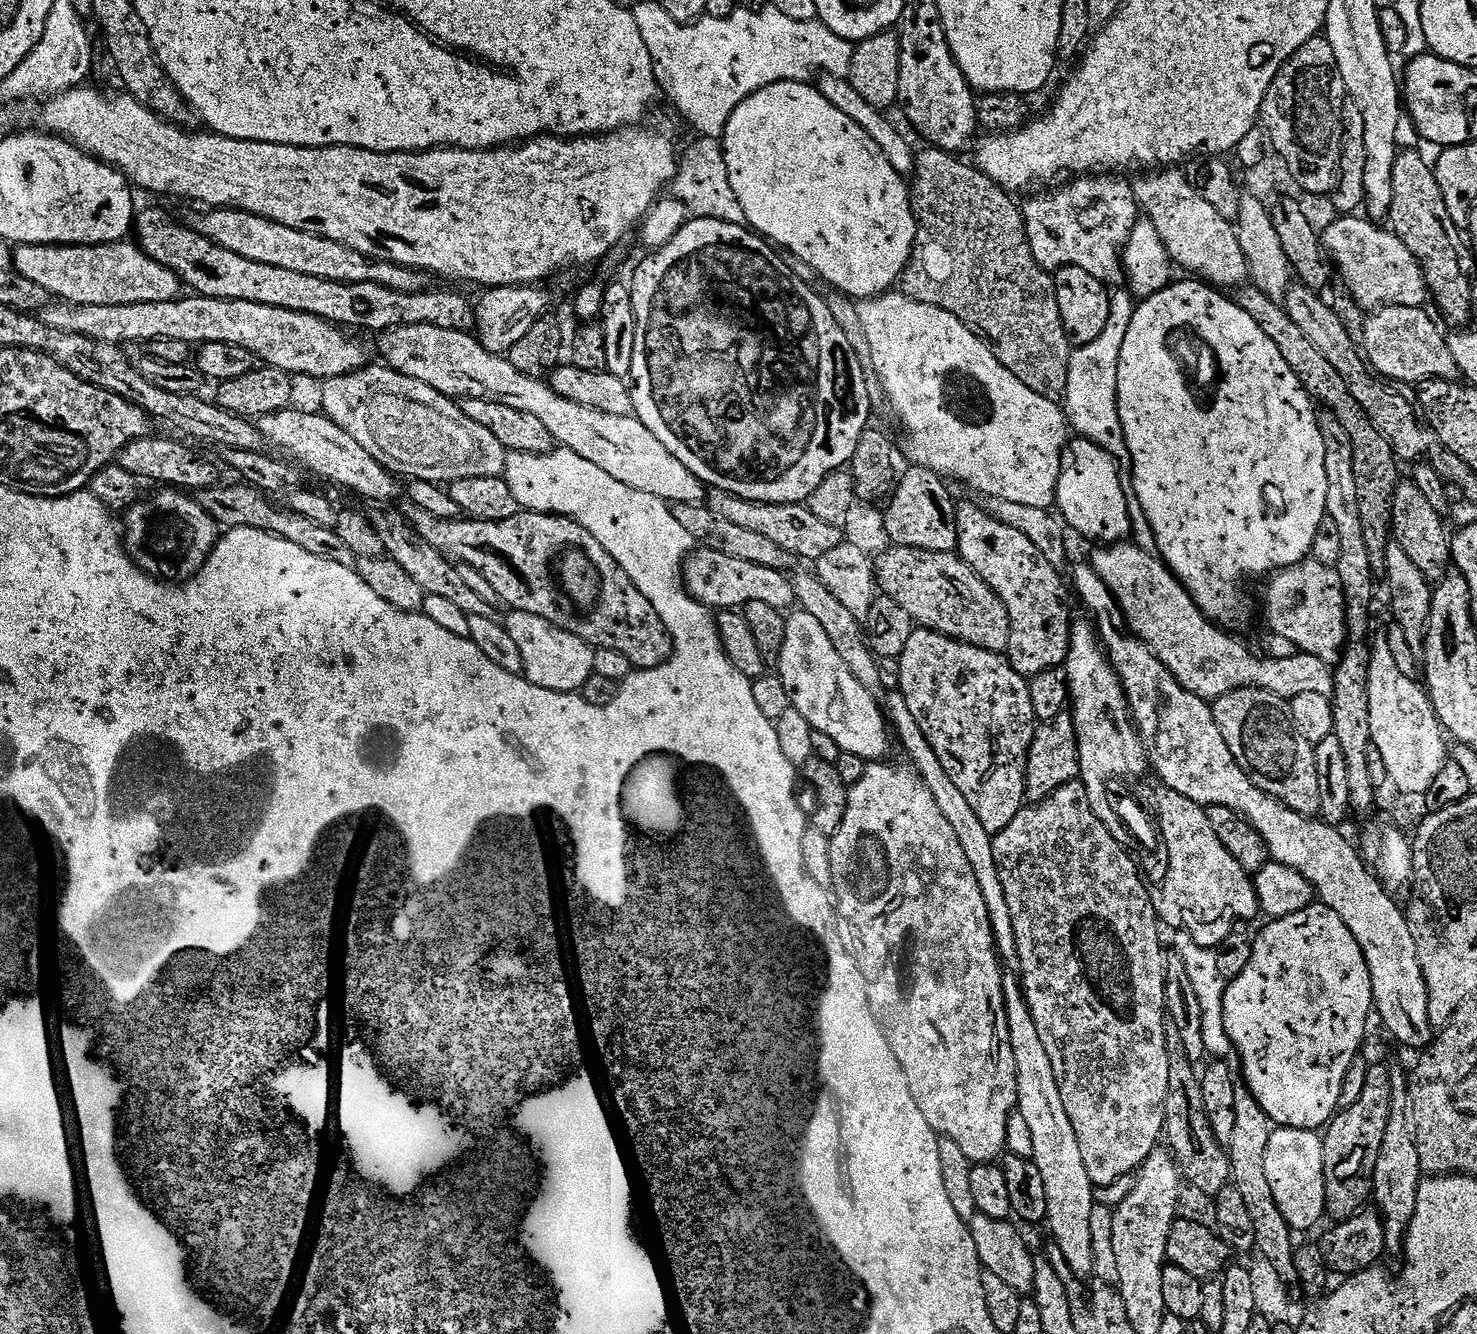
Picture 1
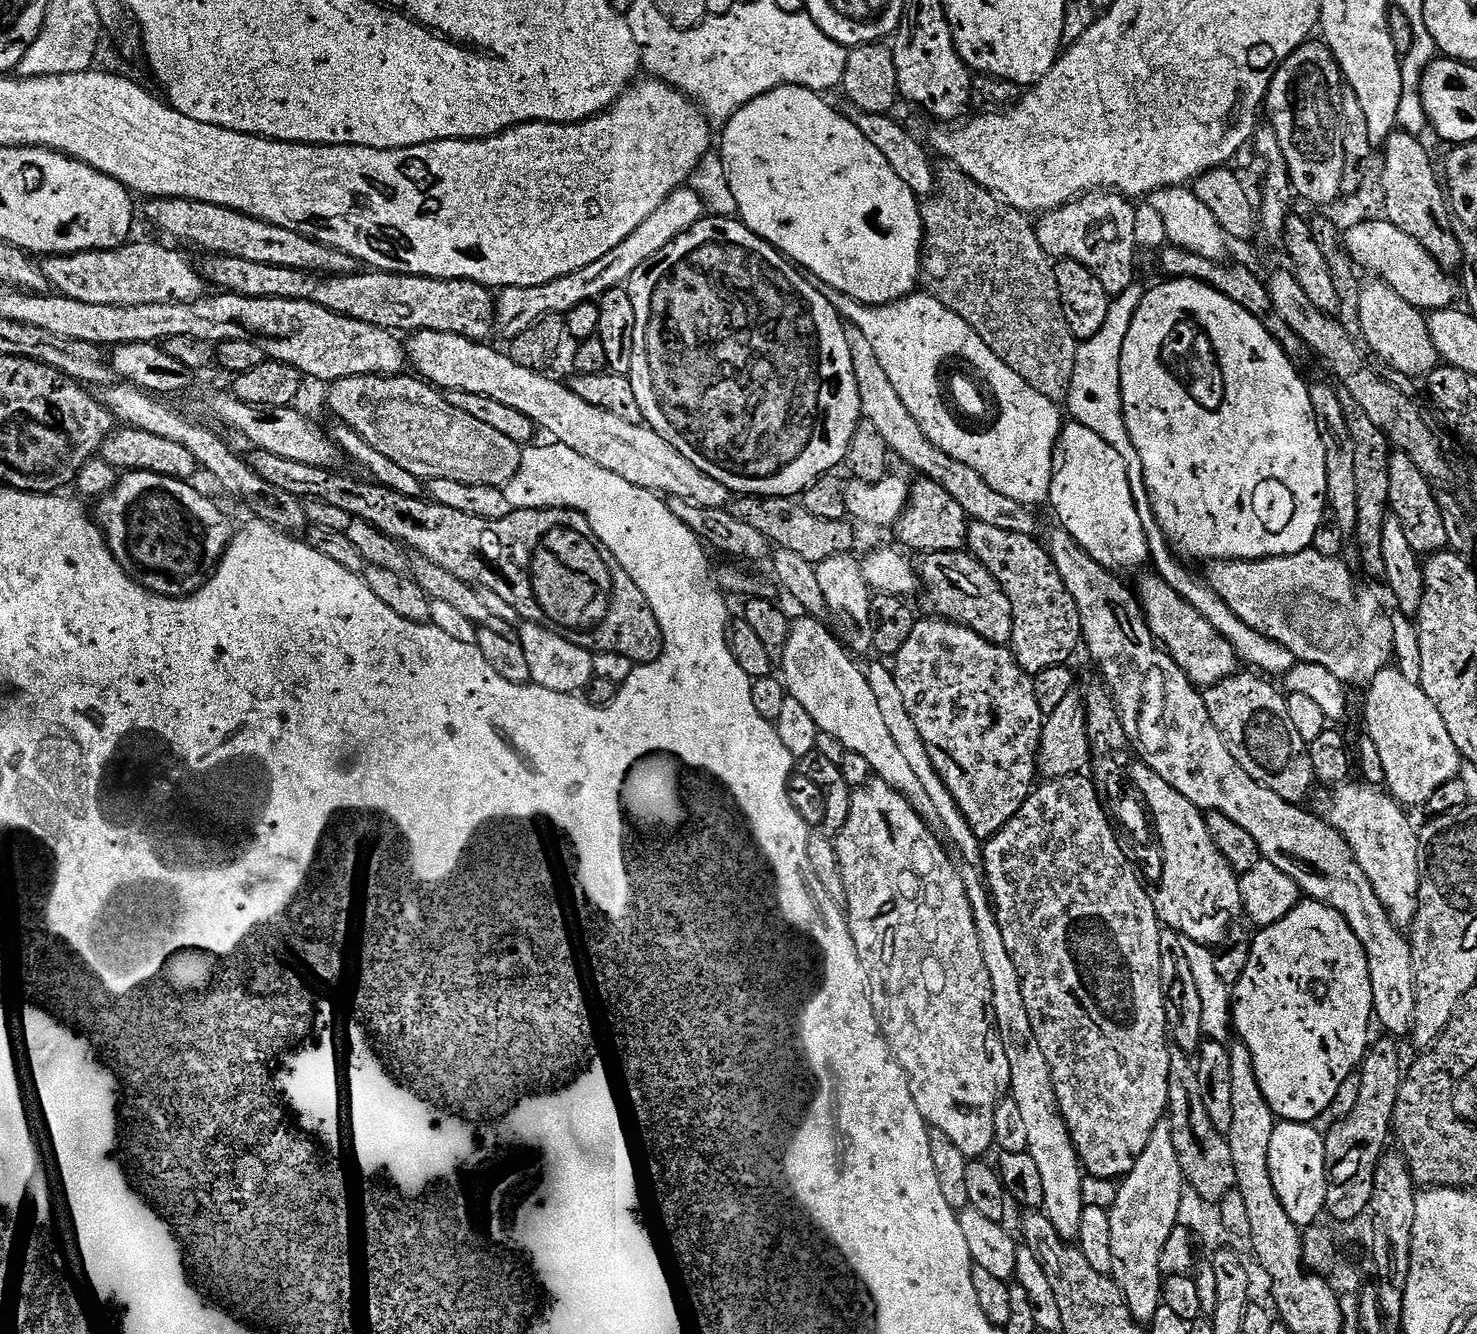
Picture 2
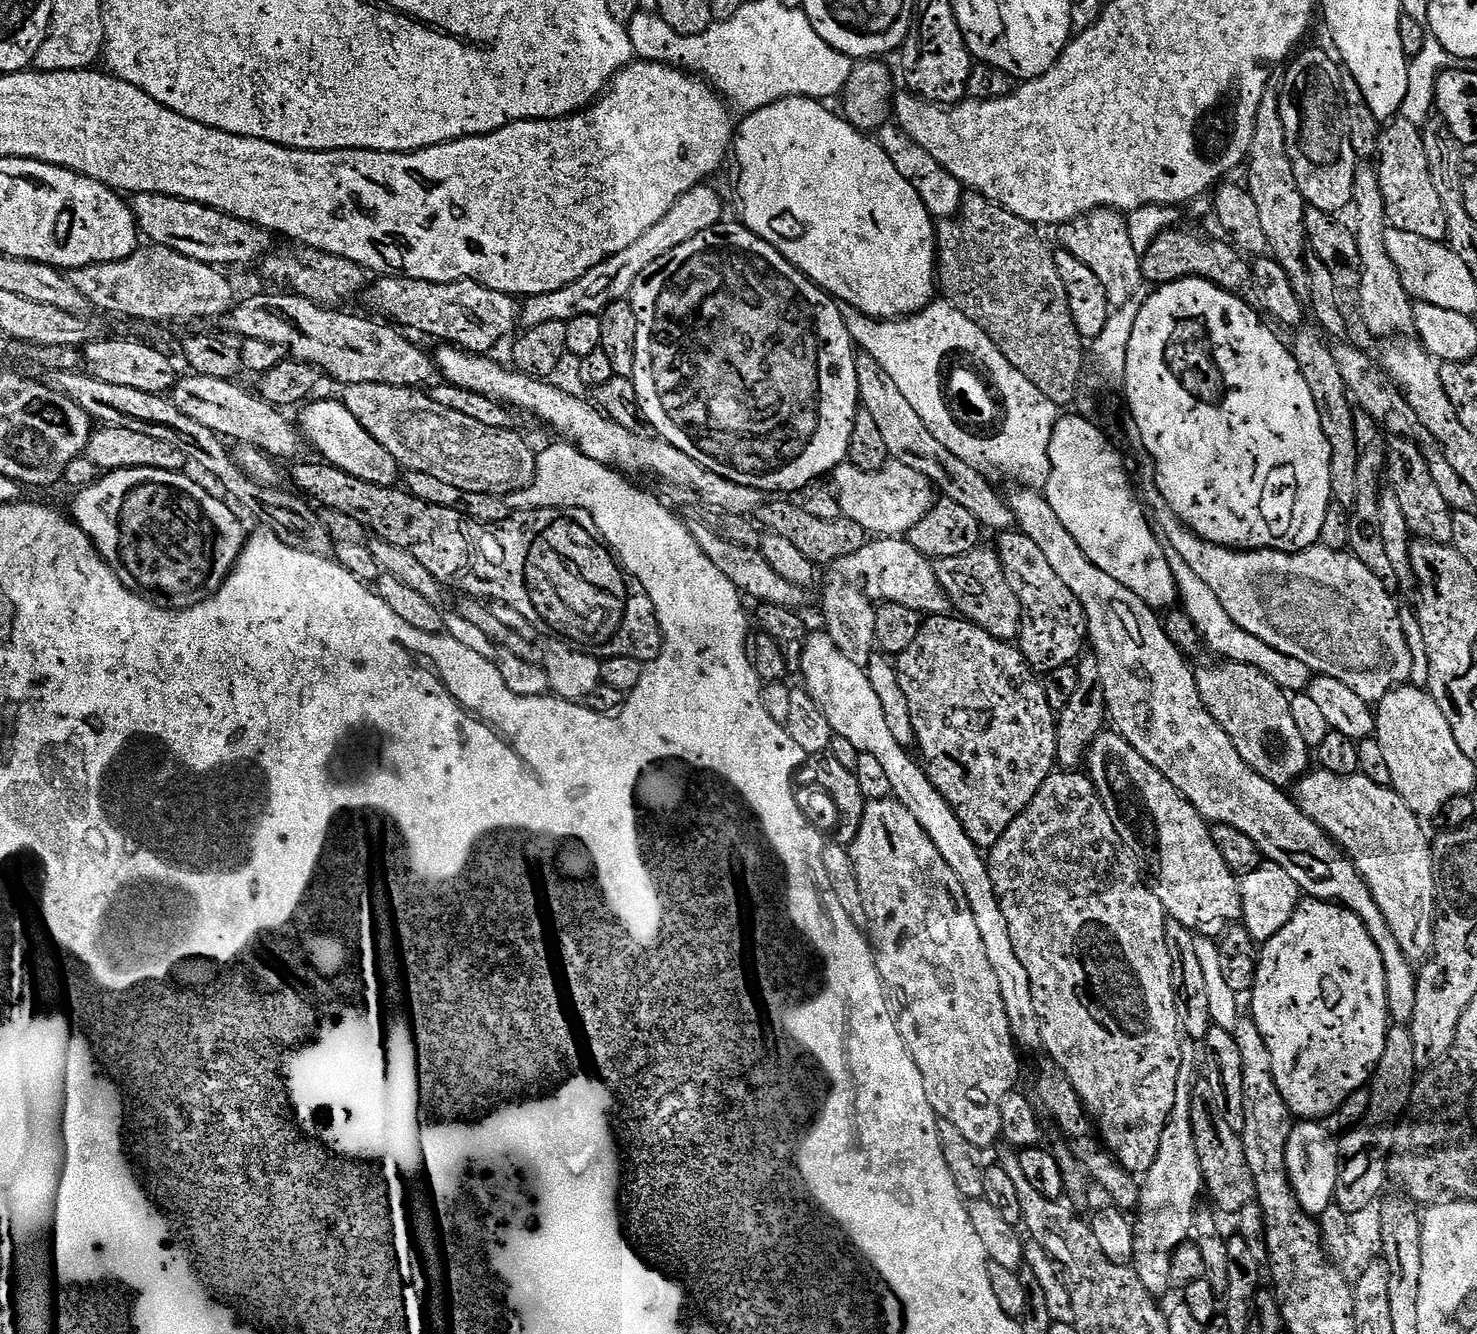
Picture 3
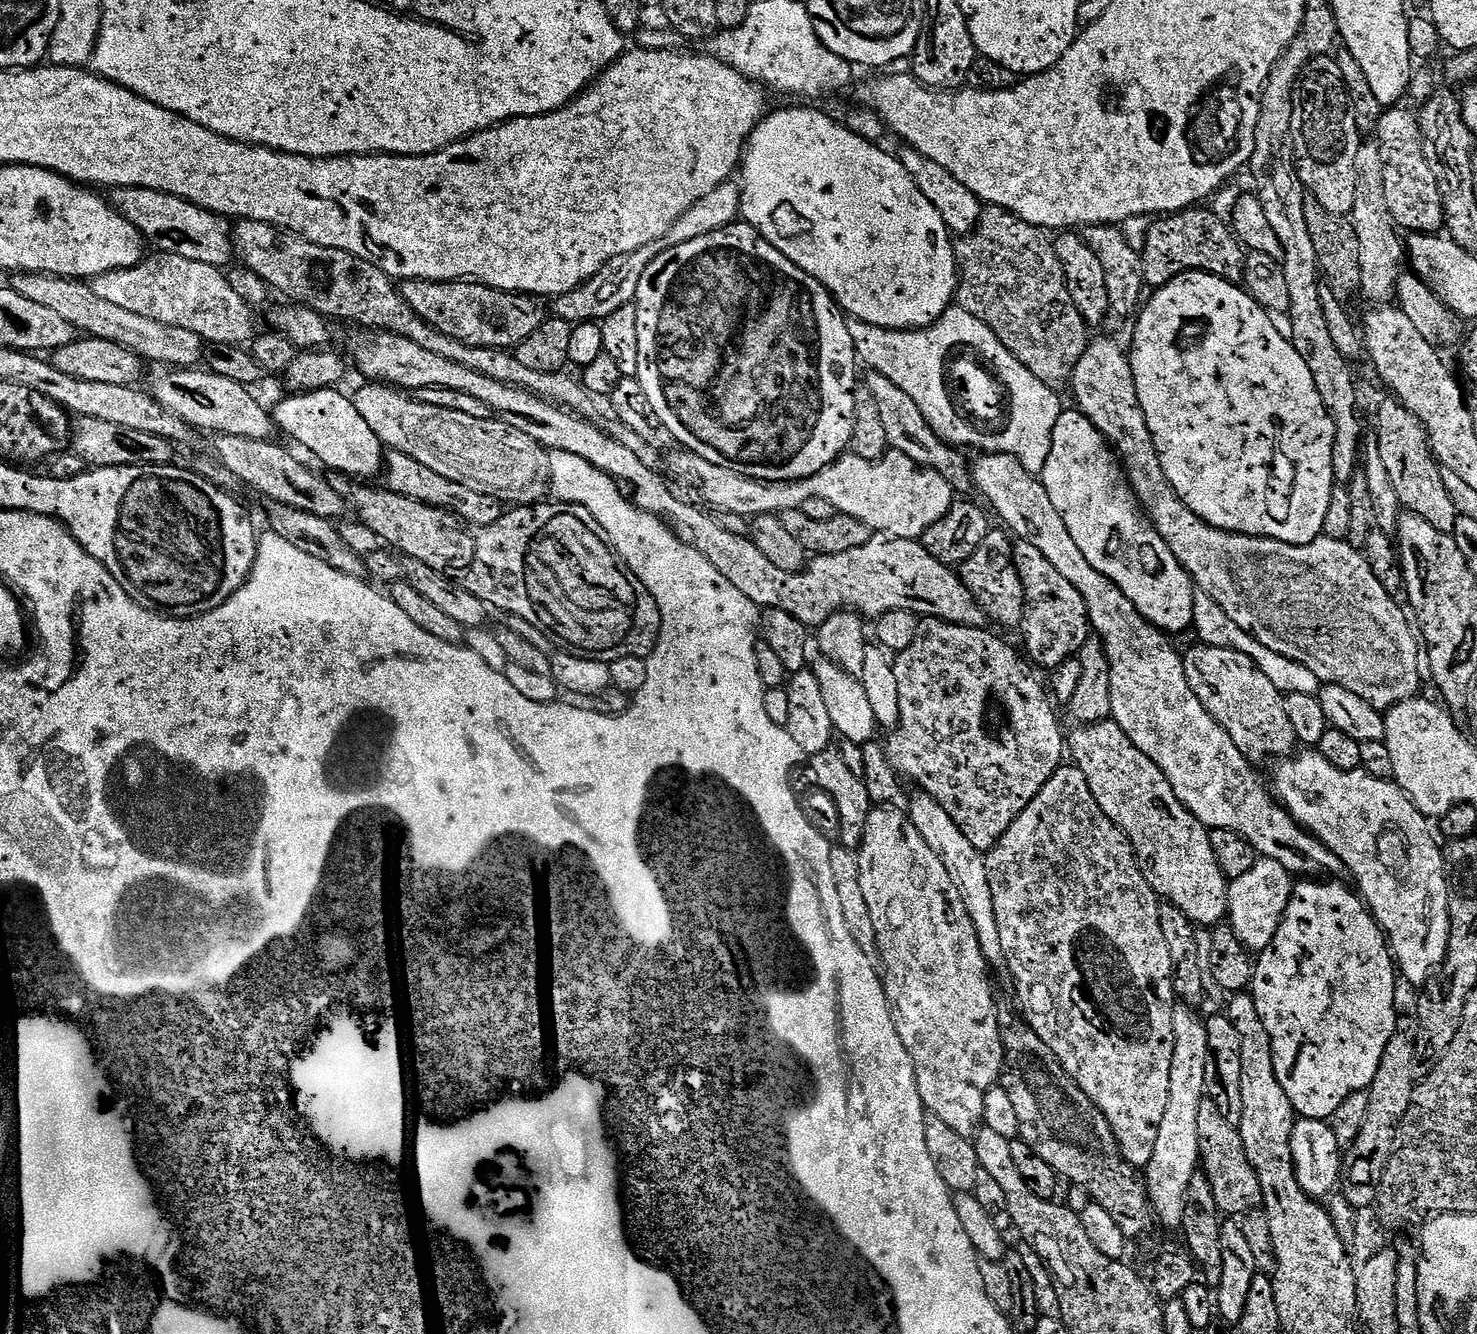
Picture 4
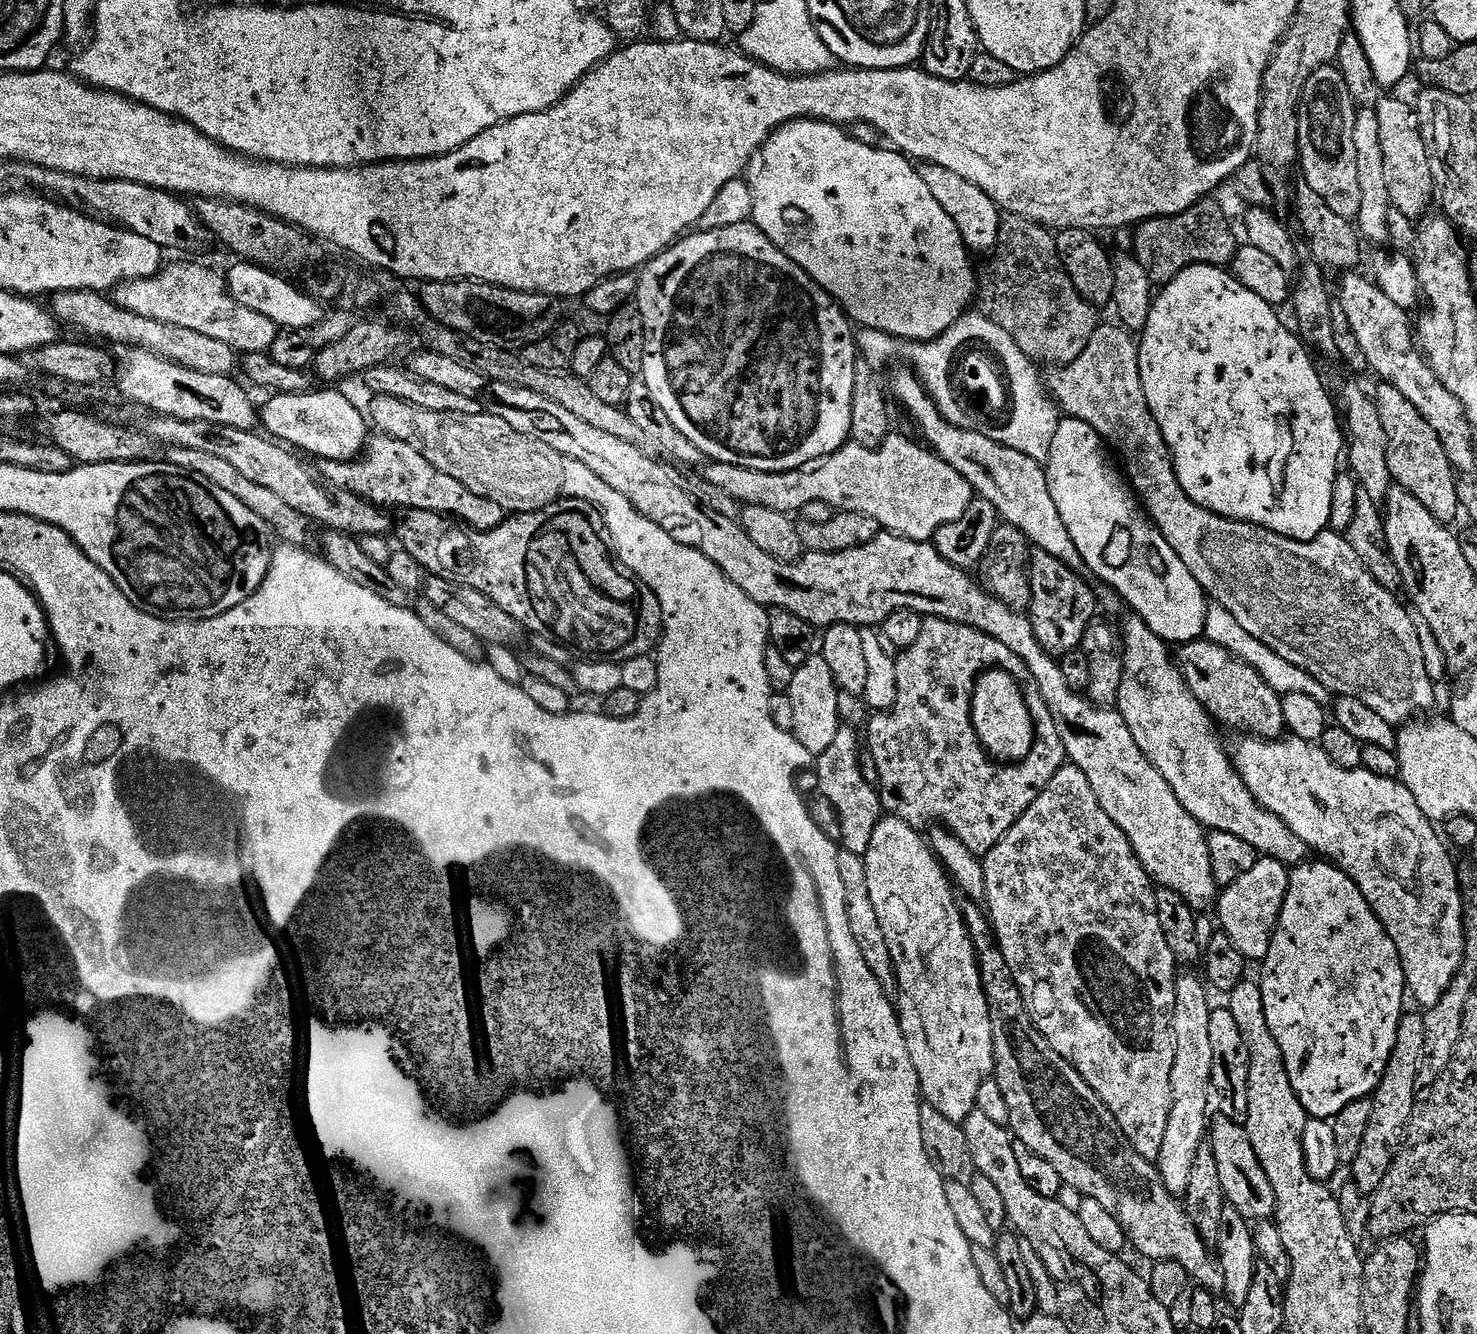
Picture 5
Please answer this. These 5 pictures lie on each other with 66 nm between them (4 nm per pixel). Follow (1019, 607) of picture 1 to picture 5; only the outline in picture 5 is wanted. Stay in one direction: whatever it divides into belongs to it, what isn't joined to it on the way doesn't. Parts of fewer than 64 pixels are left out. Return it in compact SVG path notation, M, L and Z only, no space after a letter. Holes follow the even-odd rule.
M1039 550L1033 551L1030 556L1030 579L1032 582L1032 606L1030 617L1038 642L1052 657L1062 658L1067 652L1075 652L1083 645L1084 635L1094 622L1092 616L1098 609L1098 596L1086 581L1080 577L1081 573L1075 568L1066 566L1058 558Z

